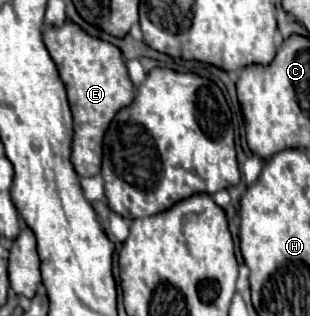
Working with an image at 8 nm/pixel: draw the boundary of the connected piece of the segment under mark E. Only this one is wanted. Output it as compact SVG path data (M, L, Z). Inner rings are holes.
M65 21L59 27L45 25L43 39L67 89L67 99L73 113L71 163L79 177L95 175L101 169L101 145L105 129L109 127L115 113L133 101L135 87L129 79L121 51L115 45L85 33L77 23Z

